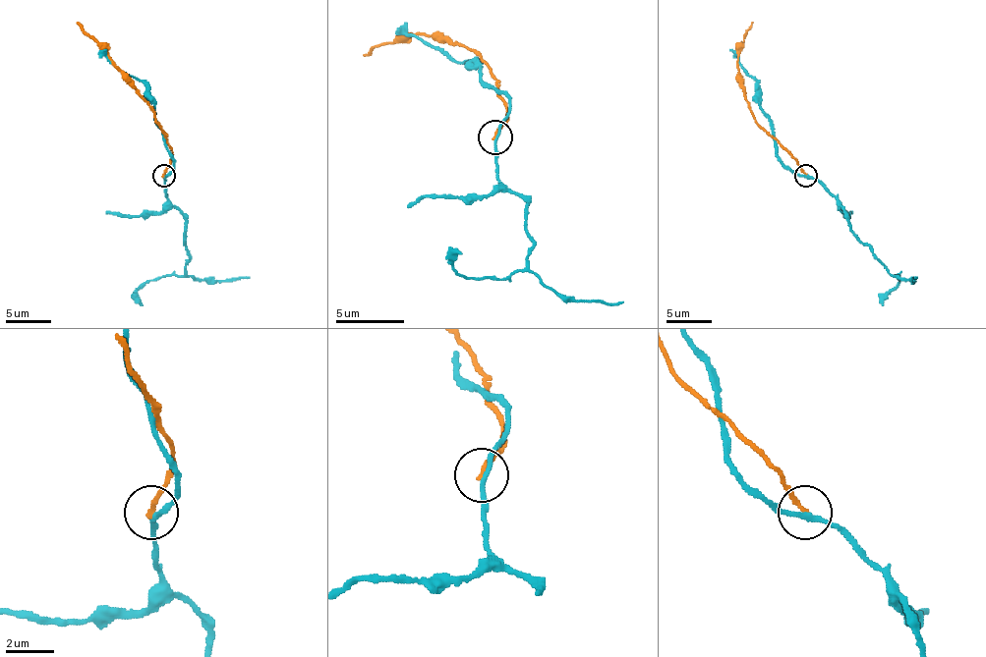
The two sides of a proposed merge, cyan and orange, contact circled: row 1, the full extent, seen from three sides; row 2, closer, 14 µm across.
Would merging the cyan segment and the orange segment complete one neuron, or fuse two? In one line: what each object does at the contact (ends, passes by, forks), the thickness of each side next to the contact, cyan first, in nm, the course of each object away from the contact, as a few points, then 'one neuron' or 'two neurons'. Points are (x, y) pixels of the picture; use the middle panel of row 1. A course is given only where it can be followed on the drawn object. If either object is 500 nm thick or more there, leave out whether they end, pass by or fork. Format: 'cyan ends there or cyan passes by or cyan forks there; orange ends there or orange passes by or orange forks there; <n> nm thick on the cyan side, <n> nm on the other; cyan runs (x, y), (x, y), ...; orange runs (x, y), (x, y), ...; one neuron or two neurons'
cyan passes by; orange ends there; 190 nm thick on the cyan side, 190 nm on the other; cyan runs (497, 136), (497, 177), (528, 201), (528, 263), (500, 280), (470, 277), (452, 266), (463, 252); orange runs (493, 136), (504, 126), (507, 105), (497, 78), (473, 50), (426, 33), (401, 33), (364, 57); two neurons

